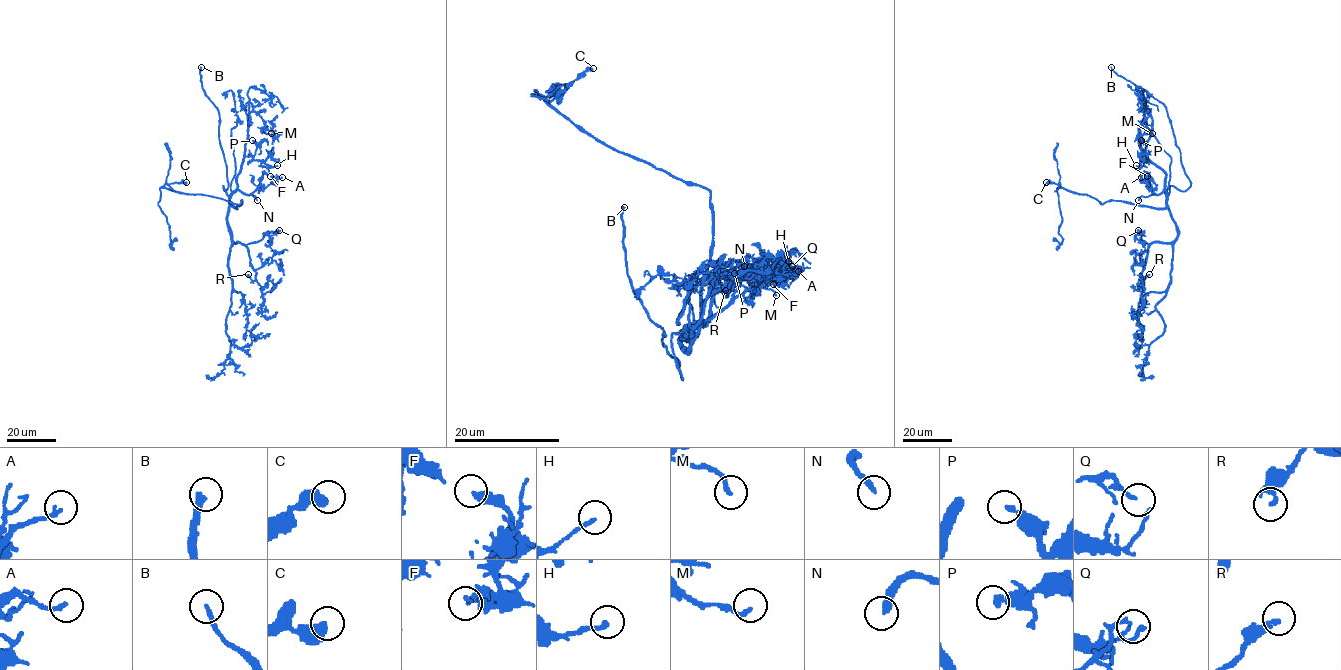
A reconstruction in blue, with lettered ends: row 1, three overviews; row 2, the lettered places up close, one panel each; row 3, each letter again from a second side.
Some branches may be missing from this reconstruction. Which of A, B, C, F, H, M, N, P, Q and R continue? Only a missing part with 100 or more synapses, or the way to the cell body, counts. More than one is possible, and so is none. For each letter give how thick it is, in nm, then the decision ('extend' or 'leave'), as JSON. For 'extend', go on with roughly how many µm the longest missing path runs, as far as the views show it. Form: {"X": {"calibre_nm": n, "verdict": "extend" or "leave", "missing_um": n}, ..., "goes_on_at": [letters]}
{"A": {"calibre_nm": 190, "verdict": "leave"}, "B": {"calibre_nm": 260, "verdict": "extend", "missing_um": 15}, "C": {"calibre_nm": 440, "verdict": "leave"}, "F": {"calibre_nm": 360, "verdict": "leave"}, "H": {"calibre_nm": 170, "verdict": "leave"}, "M": {"calibre_nm": 190, "verdict": "leave"}, "N": {"calibre_nm": 240, "verdict": "extend", "missing_um": 20}, "P": {"calibre_nm": 280, "verdict": "leave"}, "Q": {"calibre_nm": 120, "verdict": "leave"}, "R": {"calibre_nm": 200, "verdict": "leave"}, "goes_on_at": ["B", "N"]}

